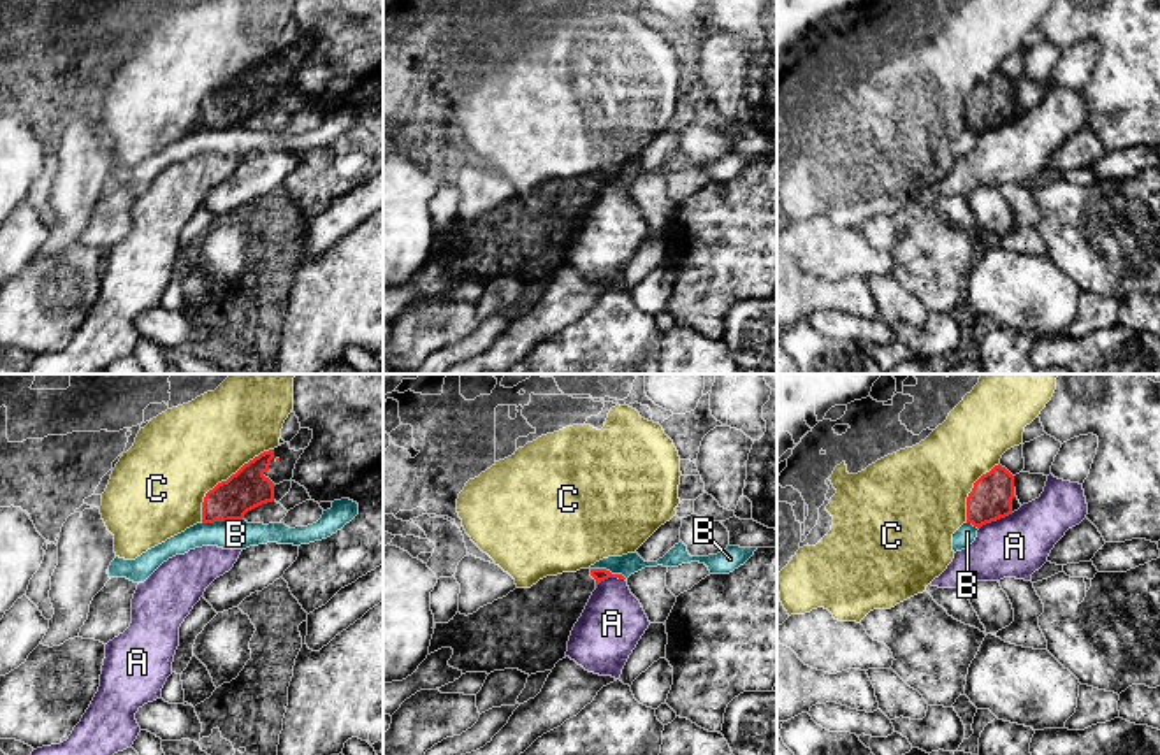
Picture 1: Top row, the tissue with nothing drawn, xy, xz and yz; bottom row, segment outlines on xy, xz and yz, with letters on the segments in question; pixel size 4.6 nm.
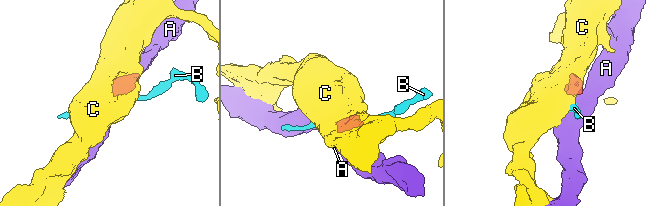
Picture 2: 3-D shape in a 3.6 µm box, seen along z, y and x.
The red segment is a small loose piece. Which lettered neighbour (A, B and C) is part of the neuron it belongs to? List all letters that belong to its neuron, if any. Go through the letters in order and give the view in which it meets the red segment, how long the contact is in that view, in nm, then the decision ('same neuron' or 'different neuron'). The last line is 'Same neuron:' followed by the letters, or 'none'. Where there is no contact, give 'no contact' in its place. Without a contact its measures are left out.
A: yz | 180 nm | different neuron
B: xy | 190 nm | different neuron
C: xy | 480 nm | different neuron
Same neuron: none

